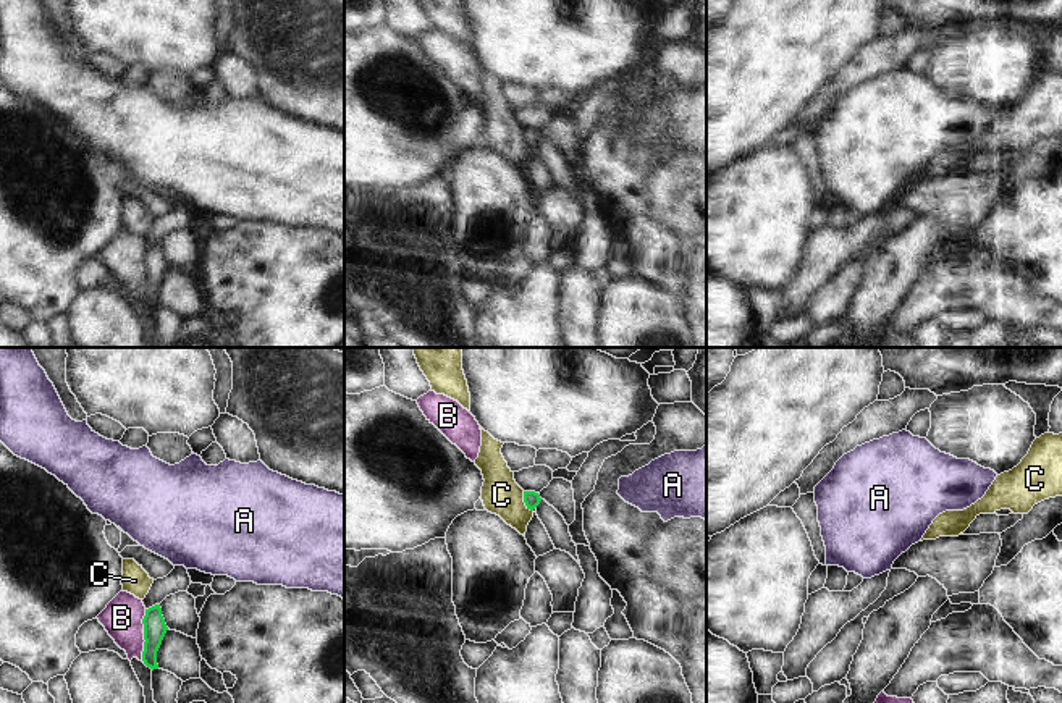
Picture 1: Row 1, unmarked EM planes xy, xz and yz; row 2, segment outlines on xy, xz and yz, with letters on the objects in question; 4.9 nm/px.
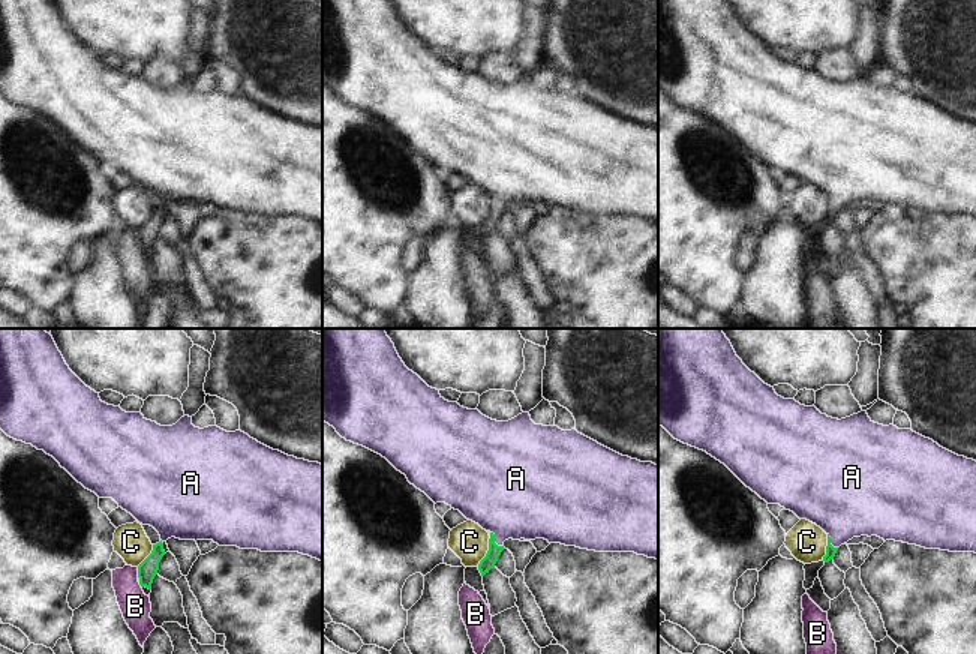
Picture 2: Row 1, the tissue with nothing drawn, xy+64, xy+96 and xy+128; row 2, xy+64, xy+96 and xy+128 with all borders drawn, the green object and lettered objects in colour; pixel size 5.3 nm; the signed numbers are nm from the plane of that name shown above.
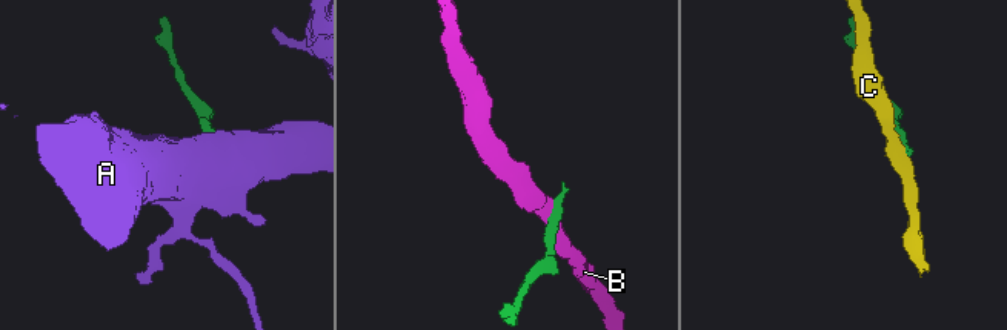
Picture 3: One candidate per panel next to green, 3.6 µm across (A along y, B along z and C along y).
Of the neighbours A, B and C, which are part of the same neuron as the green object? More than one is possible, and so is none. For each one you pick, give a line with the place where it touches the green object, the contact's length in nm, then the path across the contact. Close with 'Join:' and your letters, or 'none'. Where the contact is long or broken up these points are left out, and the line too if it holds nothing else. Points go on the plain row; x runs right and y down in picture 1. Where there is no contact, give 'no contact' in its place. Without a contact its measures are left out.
A: xz (534, 146) | 30 nm | across xz (530, 136), (534, 146), (535, 146)
Join: A

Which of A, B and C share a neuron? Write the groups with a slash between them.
A / B / C

